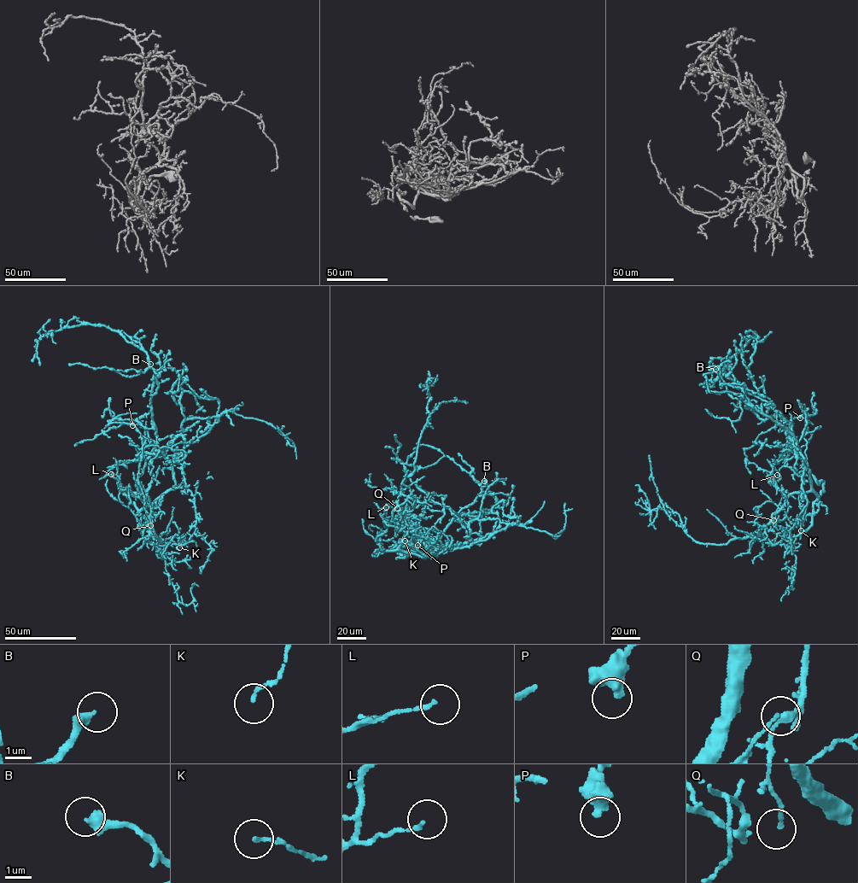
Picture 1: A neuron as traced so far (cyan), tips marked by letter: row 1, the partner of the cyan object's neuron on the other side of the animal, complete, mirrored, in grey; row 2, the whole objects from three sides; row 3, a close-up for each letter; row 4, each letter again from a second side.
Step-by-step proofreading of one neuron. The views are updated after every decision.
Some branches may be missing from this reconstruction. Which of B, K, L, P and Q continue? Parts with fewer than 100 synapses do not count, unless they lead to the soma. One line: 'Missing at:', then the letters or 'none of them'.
Missing at: none of them

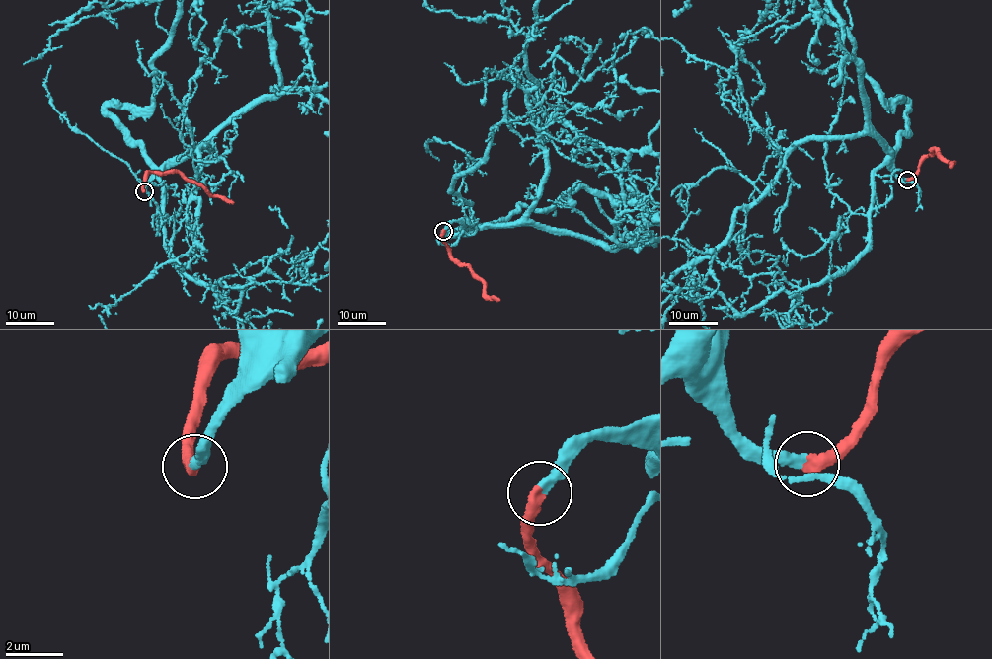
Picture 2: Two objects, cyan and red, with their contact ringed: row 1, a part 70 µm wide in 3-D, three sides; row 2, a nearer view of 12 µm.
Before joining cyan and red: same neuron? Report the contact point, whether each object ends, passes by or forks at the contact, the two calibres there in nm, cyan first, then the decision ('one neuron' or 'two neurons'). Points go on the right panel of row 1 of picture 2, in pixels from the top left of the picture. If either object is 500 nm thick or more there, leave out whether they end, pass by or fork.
(907, 180) | cyan ends | red ends | 380/440 nm | one neuron

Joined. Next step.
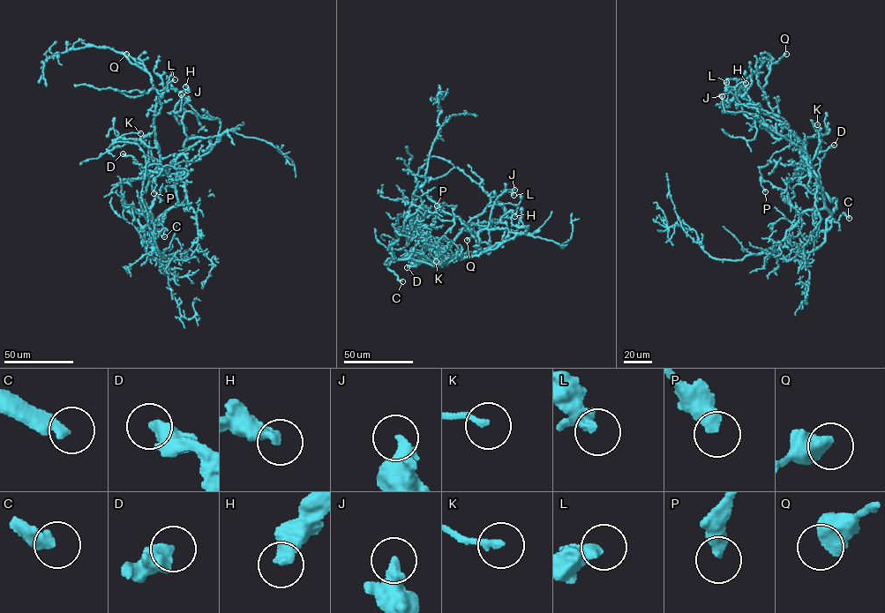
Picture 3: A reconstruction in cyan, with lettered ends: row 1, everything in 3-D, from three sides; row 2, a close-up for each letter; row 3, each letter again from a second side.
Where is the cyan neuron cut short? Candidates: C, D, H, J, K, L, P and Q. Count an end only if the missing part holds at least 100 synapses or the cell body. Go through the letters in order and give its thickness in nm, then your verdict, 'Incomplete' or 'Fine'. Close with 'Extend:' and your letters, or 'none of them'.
C: Thickness 320 nm. Incomplete
D: Thickness 460 nm. Fine
H: Thickness 420 nm. Fine
J: Thickness 400 nm. Fine
K: Thickness 190 nm. Fine
L: Thickness 280 nm. Fine
P: Thickness 460 nm. Fine
Q: Thickness 600 nm. Fine
Extend: C

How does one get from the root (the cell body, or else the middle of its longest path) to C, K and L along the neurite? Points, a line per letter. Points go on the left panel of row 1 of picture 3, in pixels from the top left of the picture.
C: (173, 182), (177, 205), (146, 224), (138, 232), (139, 228), (149, 228), (164, 236)
K: (173, 182), (138, 144), (114, 142), (123, 134), (140, 133)
L: (173, 182), (158, 166), (159, 149), (153, 124), (161, 107), (158, 92), (165, 92), (168, 84), (175, 79)

